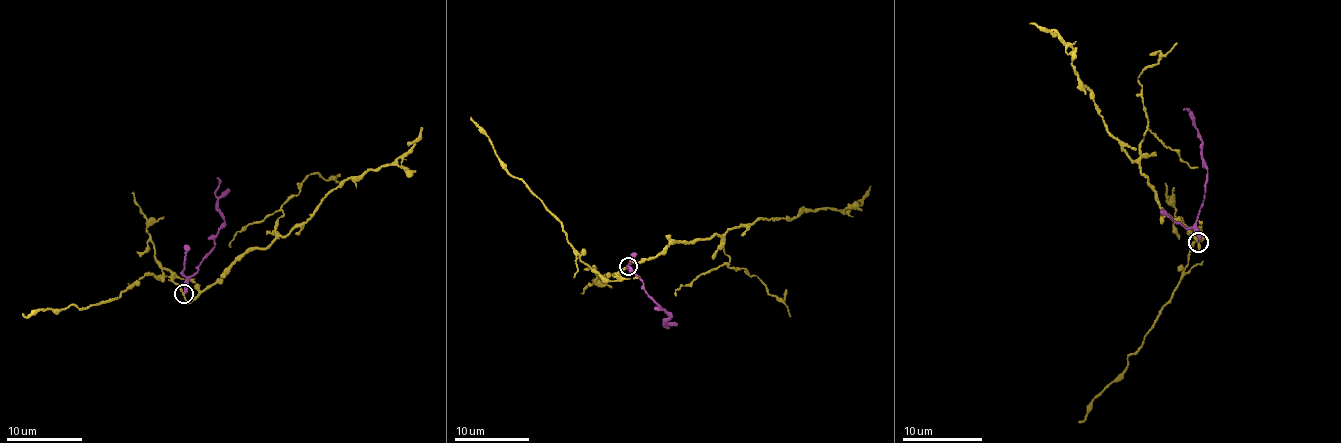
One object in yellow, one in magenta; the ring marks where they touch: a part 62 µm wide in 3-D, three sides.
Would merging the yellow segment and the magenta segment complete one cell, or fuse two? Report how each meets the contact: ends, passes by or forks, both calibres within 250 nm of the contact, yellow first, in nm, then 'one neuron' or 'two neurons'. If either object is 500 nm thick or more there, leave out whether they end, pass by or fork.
yellow passes by | magenta ends | 170/240 nm | two neurons

